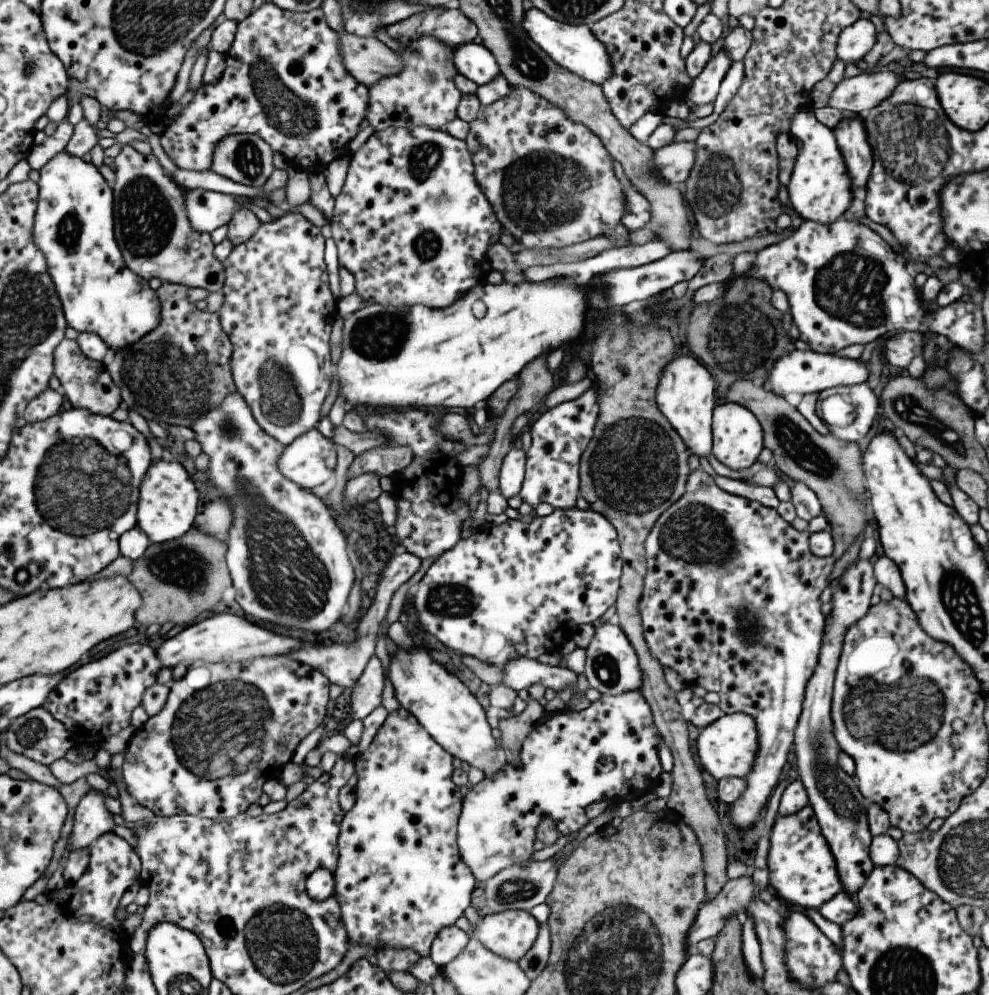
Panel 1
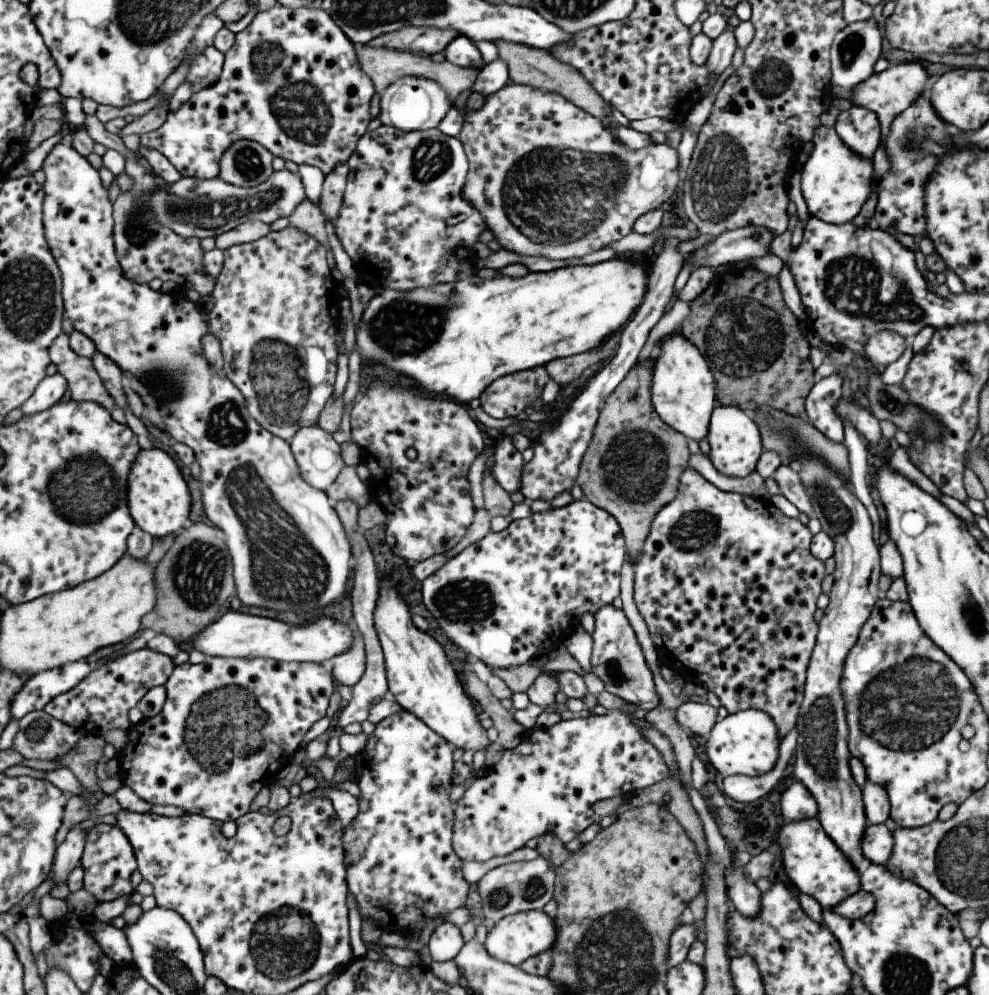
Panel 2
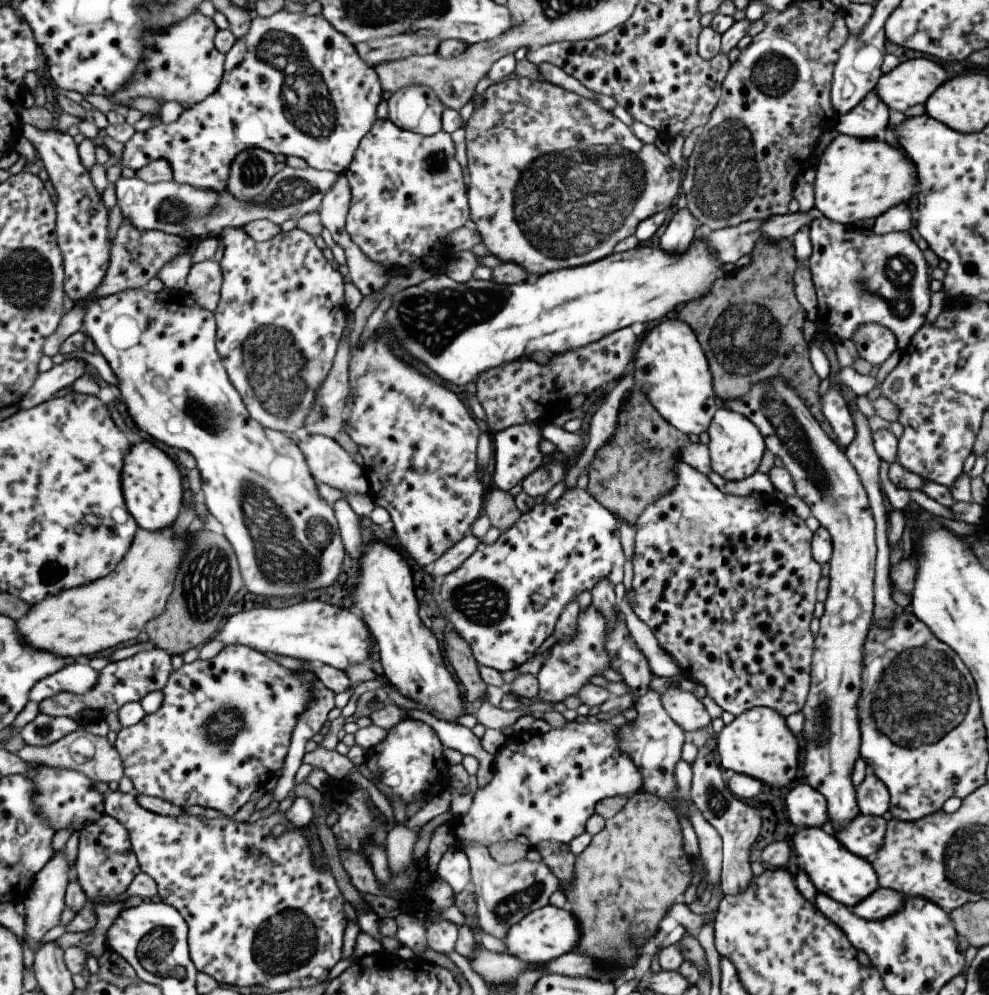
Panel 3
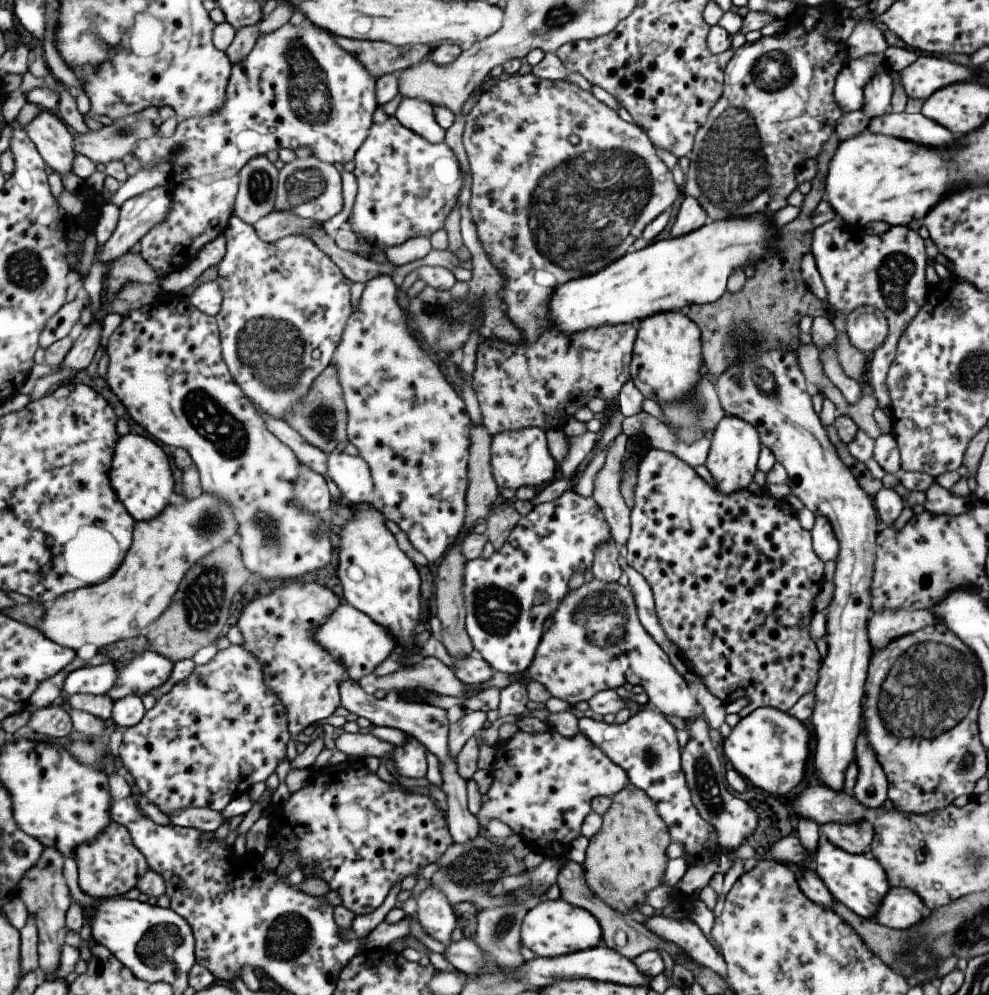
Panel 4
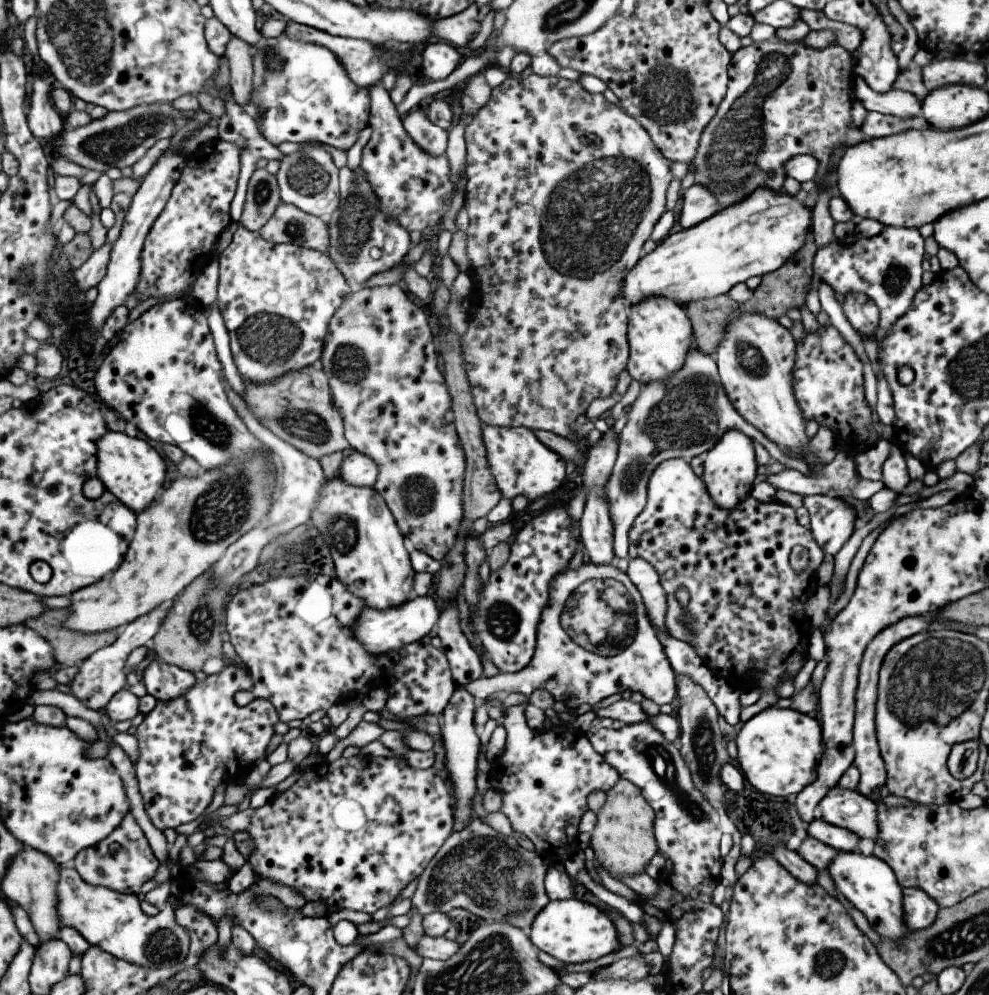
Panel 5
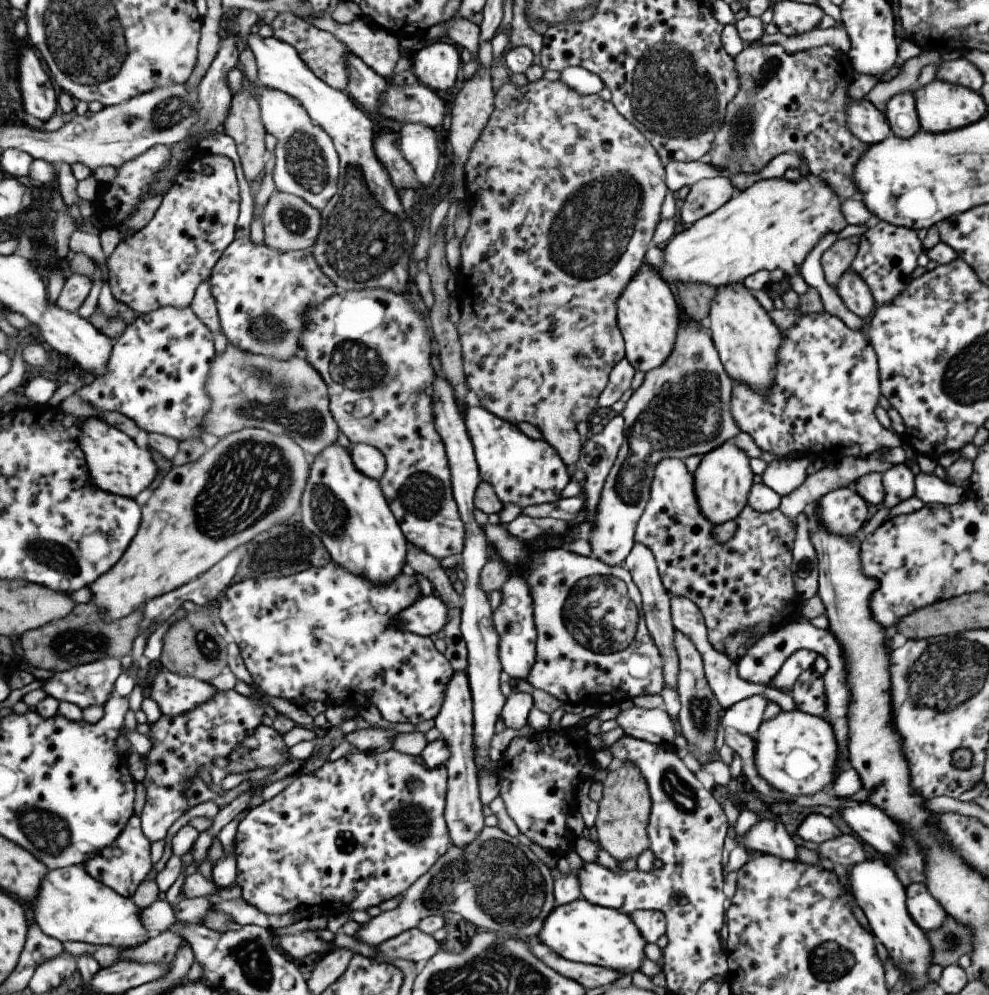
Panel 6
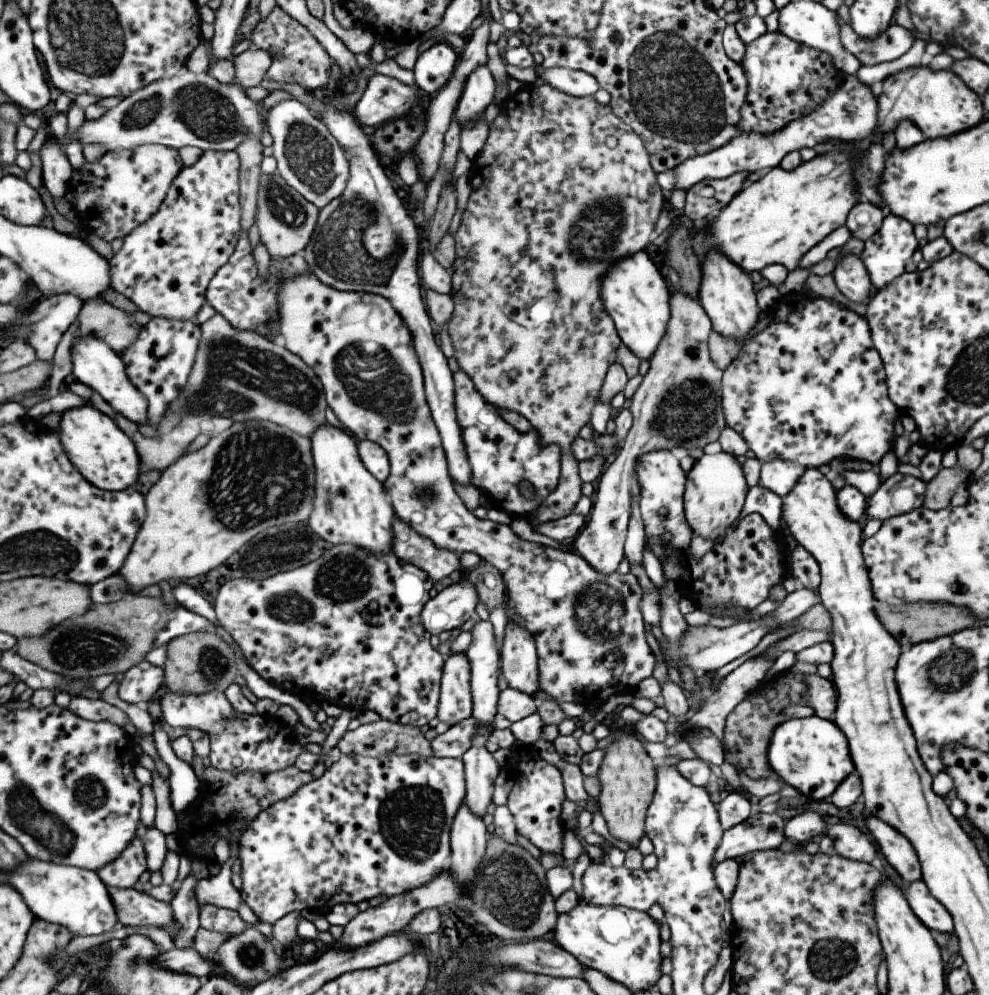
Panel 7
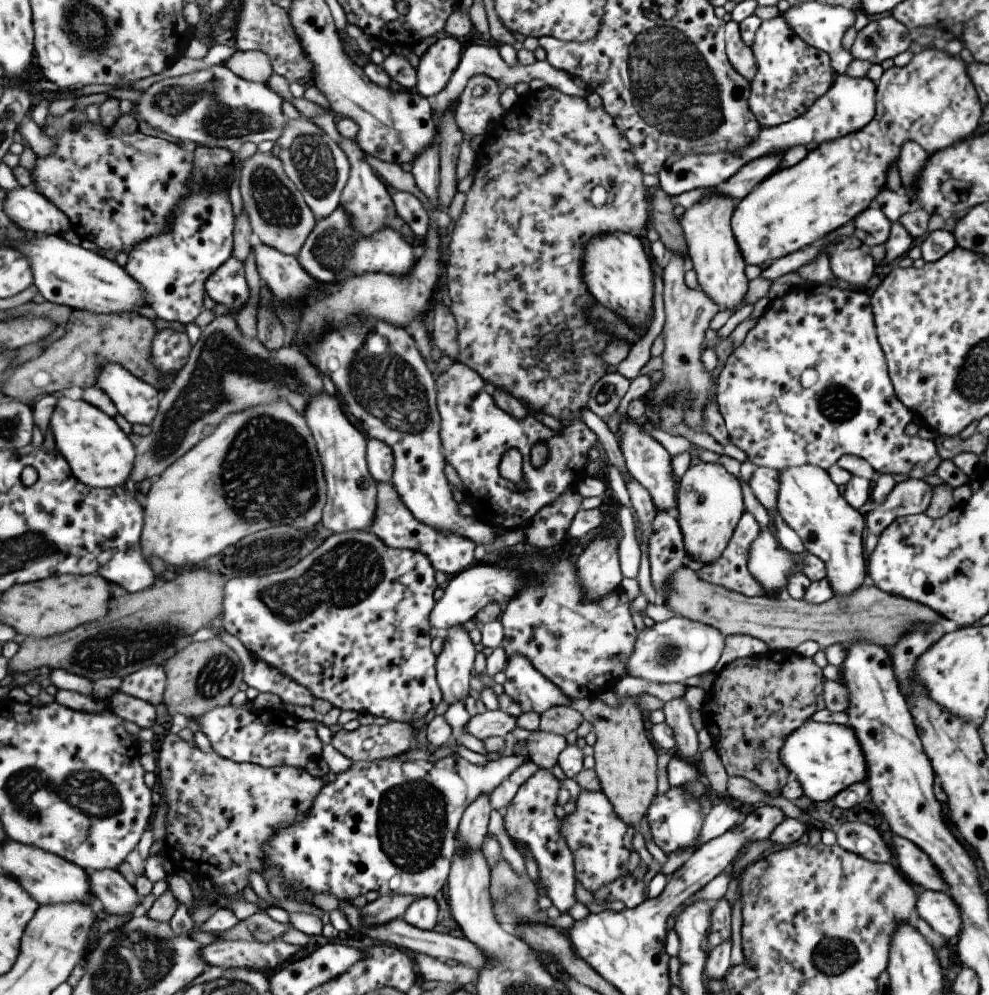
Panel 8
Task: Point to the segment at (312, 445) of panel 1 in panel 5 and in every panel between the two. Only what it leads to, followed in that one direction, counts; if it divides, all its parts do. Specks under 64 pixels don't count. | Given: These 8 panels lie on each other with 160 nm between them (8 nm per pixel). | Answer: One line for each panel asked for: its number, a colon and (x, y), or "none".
2: (316, 453)
3: (328, 463)
4: (351, 474)
5: (358, 469)

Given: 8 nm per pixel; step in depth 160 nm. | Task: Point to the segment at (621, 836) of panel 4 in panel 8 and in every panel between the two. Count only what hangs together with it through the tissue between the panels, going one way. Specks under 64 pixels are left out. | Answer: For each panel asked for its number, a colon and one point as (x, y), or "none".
5: (622, 840)
6: (622, 814)
7: (626, 774)
8: (624, 762)

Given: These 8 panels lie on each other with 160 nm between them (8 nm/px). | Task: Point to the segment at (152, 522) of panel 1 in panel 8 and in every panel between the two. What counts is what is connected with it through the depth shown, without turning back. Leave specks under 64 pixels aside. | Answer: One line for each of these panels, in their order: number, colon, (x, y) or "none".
2: (157, 497)
3: (150, 483)
4: (140, 477)
5: (131, 470)
6: (116, 465)
7: (103, 455)
8: (99, 454)

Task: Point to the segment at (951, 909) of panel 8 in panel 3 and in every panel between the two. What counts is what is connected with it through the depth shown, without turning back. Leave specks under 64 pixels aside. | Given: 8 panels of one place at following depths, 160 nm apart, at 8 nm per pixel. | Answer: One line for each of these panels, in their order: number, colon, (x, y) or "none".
3: (882, 902)
4: (900, 908)
5: (919, 910)
6: (924, 910)
7: (930, 913)

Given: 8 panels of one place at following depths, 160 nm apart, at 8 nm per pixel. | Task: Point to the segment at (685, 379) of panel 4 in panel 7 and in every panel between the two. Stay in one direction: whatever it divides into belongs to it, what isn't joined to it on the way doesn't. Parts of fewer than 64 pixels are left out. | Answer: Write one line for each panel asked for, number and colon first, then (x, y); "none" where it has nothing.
5: (658, 332)
6: (647, 317)
7: (633, 293)

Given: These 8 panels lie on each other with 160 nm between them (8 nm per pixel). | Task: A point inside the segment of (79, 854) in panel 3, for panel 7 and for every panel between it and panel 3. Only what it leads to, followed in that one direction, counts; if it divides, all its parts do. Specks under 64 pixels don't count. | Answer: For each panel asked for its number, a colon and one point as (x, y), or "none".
4: (108, 866)
5: (122, 861)
6: (121, 866)
7: (121, 873)

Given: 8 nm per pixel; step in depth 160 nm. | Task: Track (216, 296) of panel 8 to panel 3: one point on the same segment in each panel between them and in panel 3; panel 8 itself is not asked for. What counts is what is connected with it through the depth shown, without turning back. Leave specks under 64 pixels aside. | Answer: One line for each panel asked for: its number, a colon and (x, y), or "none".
3: (281, 312)
4: (284, 304)
5: (276, 300)
6: (261, 295)
7: (235, 291)

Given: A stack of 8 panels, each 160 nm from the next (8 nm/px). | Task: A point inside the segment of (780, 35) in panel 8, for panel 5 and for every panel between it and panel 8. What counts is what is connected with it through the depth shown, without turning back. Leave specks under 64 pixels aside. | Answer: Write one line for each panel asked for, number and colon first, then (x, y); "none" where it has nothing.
5: (782, 99)
6: (796, 102)
7: (785, 80)

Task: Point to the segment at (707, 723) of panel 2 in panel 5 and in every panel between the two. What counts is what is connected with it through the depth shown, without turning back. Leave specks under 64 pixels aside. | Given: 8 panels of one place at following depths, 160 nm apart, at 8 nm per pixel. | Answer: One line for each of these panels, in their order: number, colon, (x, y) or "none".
3: (684, 709)
4: (593, 641)
5: (593, 638)

